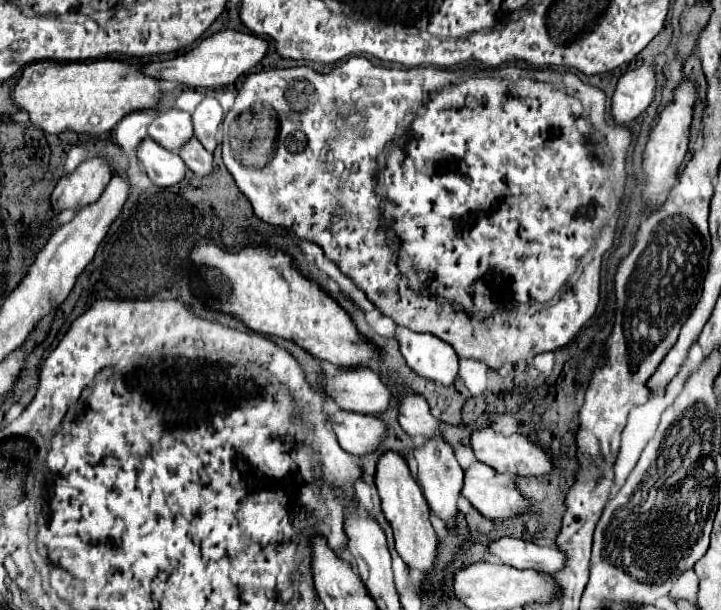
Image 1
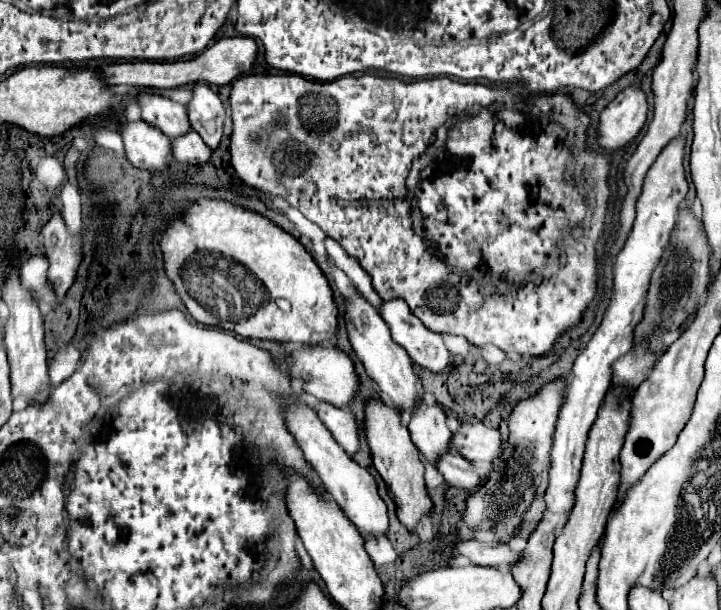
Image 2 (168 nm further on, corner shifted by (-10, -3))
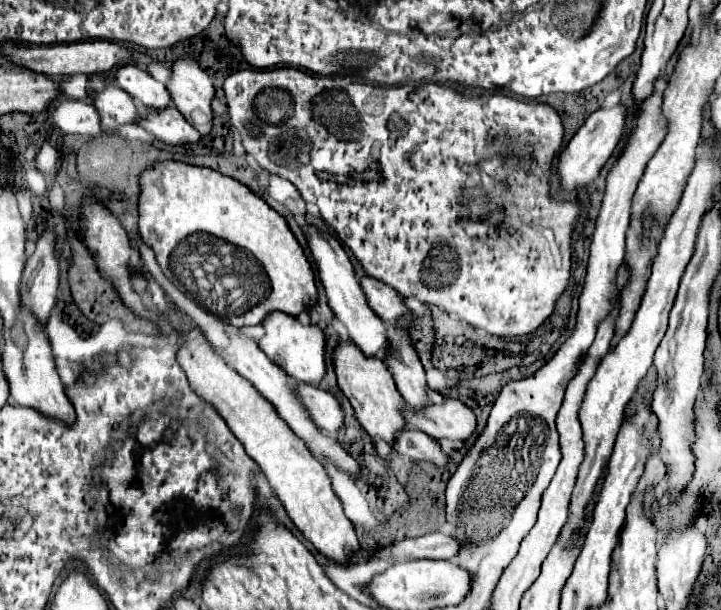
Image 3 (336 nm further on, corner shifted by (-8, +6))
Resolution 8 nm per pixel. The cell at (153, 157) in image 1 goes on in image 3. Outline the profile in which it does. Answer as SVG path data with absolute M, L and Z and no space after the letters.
M106 79L104 89L94 95L94 107L102 119L102 131L114 133L116 127L134 123L138 119L138 107L134 99L122 91L114 79Z

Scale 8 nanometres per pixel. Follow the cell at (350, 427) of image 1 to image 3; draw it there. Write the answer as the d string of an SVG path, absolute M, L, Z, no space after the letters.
M296 383L296 391L306 407L310 419L320 427L336 435L336 431L344 425L344 413L340 403L328 393L308 383Z

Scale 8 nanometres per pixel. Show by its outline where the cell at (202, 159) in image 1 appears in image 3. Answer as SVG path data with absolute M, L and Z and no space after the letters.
M174 105L164 111L144 107L140 109L136 123L168 145L186 145L200 139L200 133L182 117L182 113Z

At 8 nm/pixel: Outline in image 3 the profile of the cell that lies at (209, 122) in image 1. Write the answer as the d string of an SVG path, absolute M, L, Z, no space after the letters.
M184 55L172 63L172 77L166 85L176 109L184 119L198 129L200 135L212 129L210 101L214 97L214 85L208 73L192 55Z

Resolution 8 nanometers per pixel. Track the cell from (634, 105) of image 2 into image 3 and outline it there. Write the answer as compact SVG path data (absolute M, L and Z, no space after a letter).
M622 105L602 107L602 109L594 111L586 119L586 123L576 131L576 135L570 139L570 143L560 153L560 159L558 159L560 187L564 191L576 191L580 187L586 187L586 185L590 185L598 177L600 169L610 159L610 155L614 153L618 141L622 139L622 133L624 133L624 115L626 115L626 107L622 107Z

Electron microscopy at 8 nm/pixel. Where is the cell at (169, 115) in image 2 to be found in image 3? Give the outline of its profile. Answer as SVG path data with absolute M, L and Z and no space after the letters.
M126 63L118 67L116 71L116 83L138 103L144 107L154 107L154 109L164 109L170 105L170 95L168 89L156 81L150 73L144 69L138 69L132 63Z

